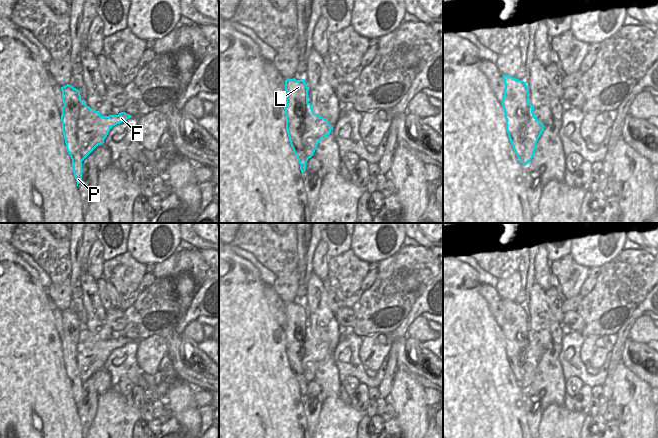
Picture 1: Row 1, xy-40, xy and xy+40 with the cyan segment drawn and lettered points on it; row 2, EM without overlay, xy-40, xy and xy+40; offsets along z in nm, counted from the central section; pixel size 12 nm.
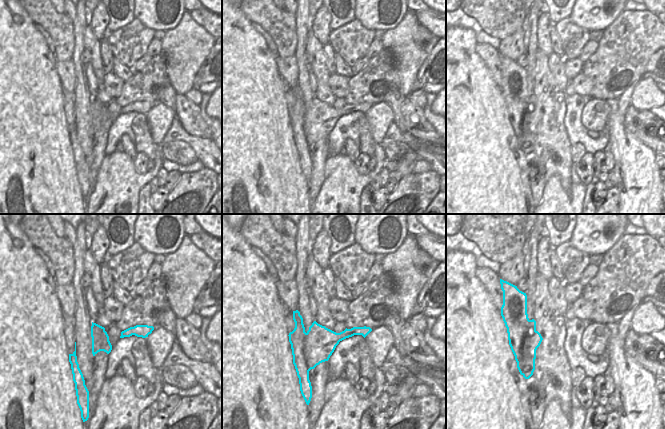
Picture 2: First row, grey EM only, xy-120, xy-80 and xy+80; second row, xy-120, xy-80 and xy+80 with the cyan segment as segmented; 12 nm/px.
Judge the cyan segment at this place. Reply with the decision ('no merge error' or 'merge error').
merge error

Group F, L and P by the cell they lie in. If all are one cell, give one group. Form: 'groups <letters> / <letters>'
groups F / L P

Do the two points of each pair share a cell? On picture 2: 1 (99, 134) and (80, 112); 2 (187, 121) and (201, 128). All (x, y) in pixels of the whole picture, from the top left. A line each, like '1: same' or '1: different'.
1: different
2: same

